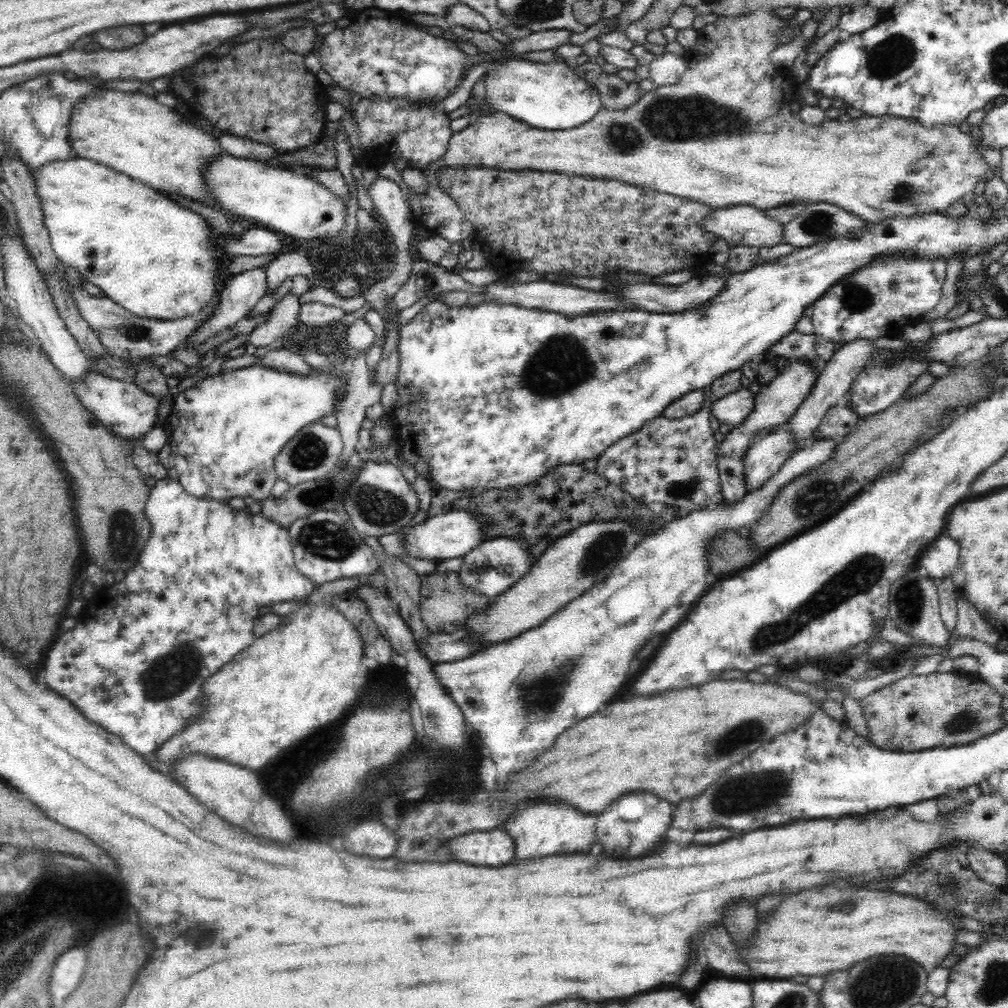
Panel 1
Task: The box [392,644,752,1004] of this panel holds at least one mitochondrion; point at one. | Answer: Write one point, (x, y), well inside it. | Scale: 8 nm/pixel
(538, 696)

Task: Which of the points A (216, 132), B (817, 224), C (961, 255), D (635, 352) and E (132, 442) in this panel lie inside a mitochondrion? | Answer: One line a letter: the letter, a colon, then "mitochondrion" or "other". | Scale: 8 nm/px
A: other
B: mitochondrion
C: other
D: other
E: other

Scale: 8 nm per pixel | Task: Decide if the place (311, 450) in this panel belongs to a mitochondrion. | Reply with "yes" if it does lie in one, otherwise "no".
yes

